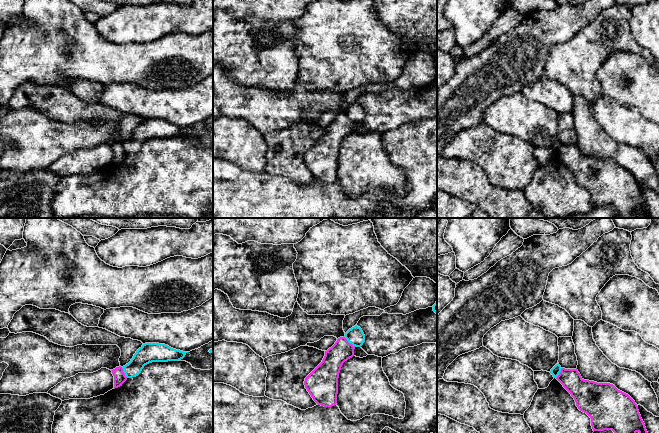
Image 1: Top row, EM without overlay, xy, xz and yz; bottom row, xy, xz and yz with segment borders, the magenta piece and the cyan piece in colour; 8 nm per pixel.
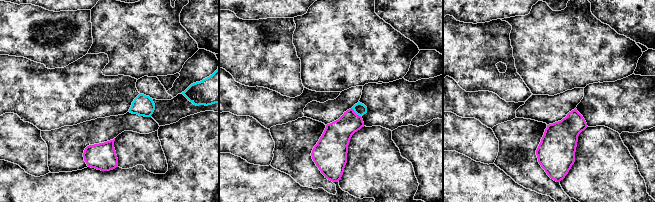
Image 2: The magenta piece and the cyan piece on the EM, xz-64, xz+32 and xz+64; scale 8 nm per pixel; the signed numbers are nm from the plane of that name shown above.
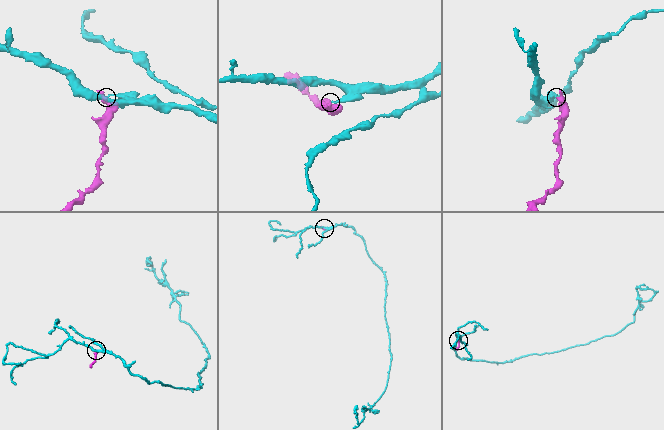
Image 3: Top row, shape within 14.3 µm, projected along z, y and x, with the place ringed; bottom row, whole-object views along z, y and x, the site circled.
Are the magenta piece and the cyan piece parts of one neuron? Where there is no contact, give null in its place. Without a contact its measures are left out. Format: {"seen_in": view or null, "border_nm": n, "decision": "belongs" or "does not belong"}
{"seen_in": "xz", "border_nm": 130, "decision": "does not belong"}

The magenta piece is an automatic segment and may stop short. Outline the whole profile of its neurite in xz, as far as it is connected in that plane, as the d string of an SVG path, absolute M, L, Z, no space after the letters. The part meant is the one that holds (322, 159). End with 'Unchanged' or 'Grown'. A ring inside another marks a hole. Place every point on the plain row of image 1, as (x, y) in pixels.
M345 113L338 114L335 120L325 127L322 138L305 154L305 164L318 181L332 183L337 180L339 149L343 139L354 132L354 125L355 122Z. Unchanged

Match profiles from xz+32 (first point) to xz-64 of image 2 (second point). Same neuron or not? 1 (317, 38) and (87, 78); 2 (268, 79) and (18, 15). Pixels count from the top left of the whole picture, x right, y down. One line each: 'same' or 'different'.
1: different
2: same

